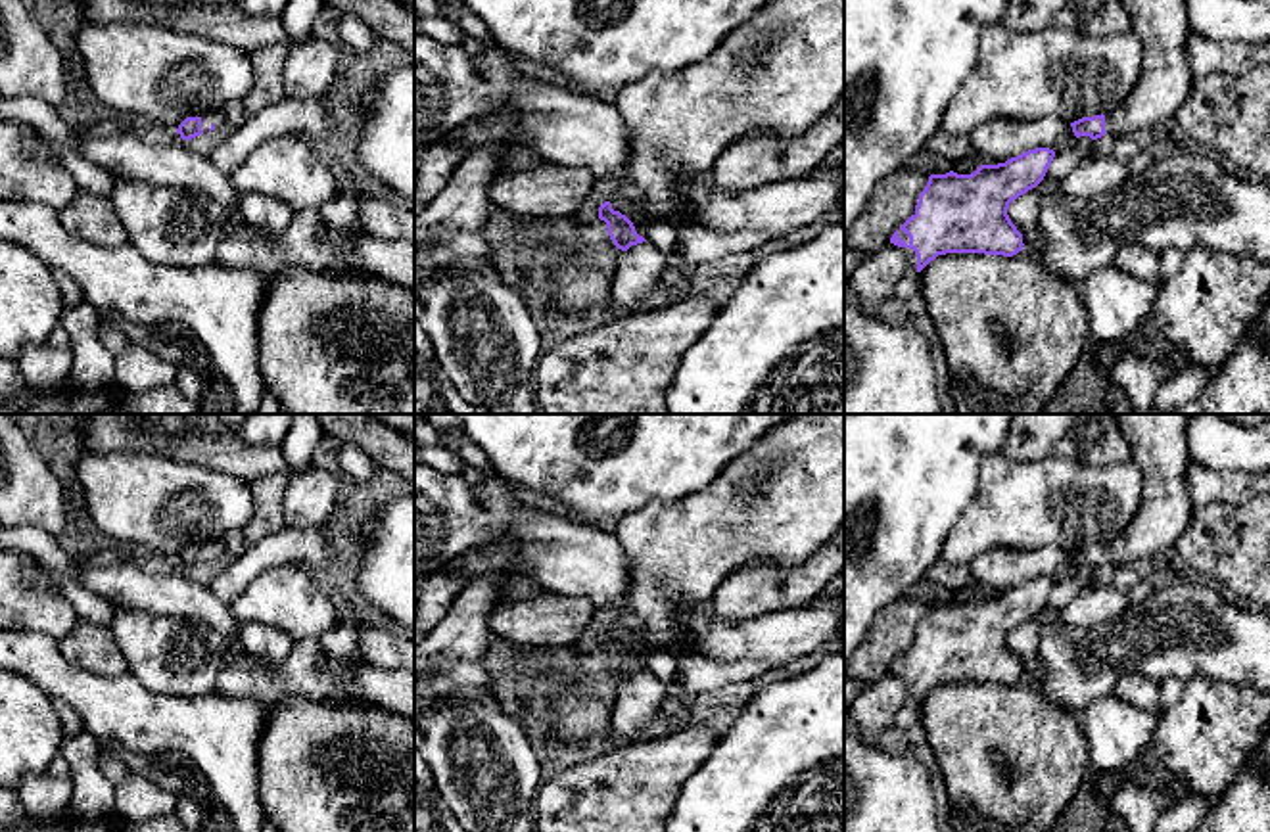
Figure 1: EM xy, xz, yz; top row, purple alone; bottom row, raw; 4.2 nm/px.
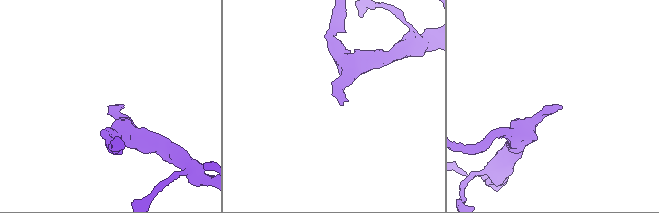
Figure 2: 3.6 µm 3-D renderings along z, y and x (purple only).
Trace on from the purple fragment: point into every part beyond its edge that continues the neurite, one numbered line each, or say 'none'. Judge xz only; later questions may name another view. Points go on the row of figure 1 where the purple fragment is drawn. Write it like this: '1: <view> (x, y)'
1: xz (635, 277)

